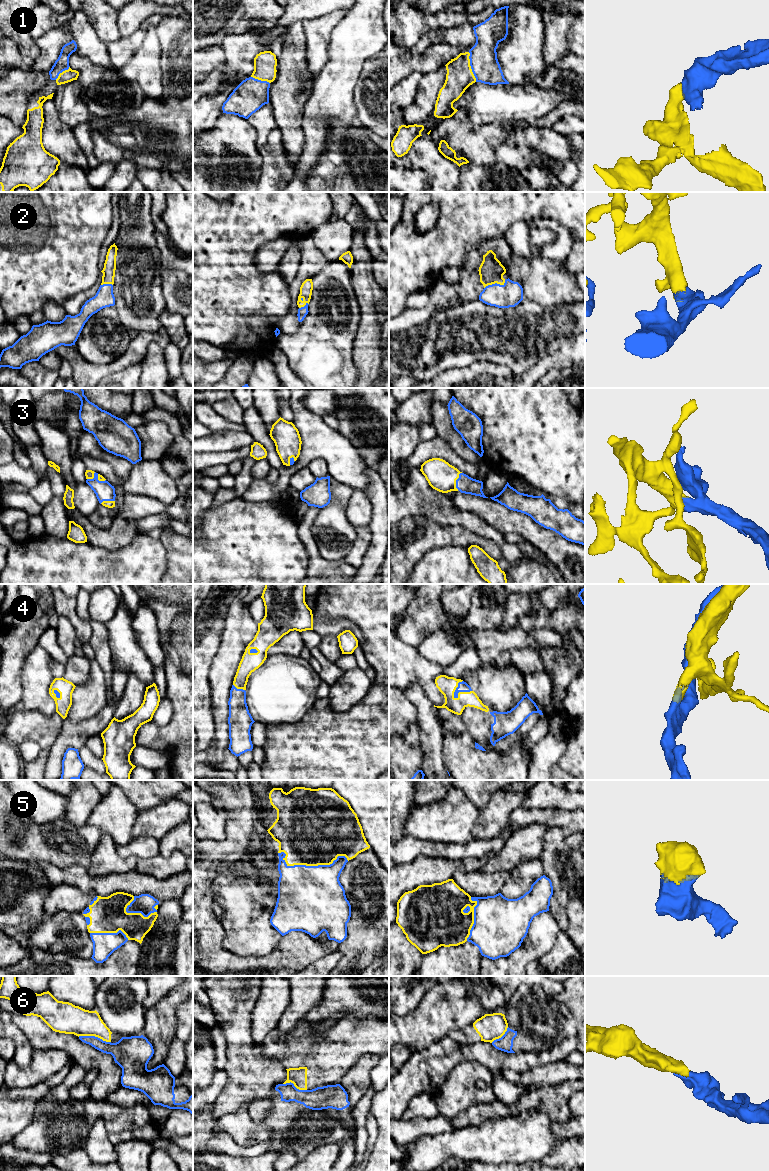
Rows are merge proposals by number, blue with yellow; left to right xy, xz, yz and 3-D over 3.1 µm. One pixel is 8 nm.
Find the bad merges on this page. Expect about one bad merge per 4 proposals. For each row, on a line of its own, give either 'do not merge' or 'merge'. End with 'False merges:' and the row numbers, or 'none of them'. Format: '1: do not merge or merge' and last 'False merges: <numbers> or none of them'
1: merge
2: merge
3: merge
4: merge
5: merge
6: do not merge
False merges: 6

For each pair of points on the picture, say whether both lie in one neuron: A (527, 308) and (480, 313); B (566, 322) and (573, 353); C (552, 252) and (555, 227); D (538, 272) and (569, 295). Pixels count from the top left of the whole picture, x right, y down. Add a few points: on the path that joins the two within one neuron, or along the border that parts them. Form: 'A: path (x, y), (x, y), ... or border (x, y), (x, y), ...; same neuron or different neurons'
A: path (515, 315), (492, 315); same neuron
B: border (574, 336), (565, 340), (552, 353); different neurons
C: path (558, 246), (559, 233); same neuron
D: path (546, 278), (553, 285), (561, 288); same neuron

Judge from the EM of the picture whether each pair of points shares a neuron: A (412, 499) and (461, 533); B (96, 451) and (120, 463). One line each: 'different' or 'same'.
A: different
B: same

